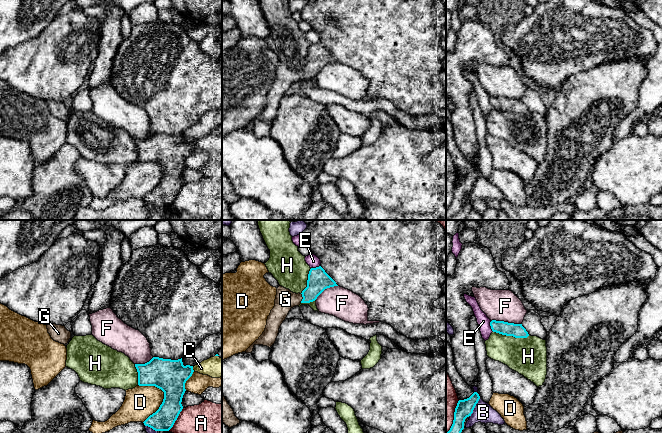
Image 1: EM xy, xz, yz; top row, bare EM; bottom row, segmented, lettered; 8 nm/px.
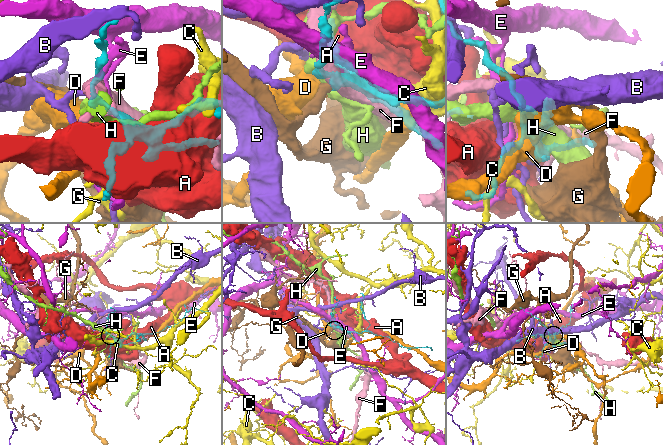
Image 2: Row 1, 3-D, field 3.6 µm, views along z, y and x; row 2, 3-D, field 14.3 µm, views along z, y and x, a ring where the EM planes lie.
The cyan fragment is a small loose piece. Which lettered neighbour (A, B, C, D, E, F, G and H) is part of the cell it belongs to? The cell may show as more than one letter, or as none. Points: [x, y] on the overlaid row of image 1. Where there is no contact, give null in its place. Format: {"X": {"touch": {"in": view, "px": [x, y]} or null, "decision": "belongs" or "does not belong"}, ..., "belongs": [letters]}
{"A": {"touch": {"in": "xy", "px": [176, 419]}, "decision": "does not belong"}, "B": {"touch": {"in": "yz", "px": [474, 407]}, "decision": "does not belong"}, "C": {"touch": {"in": "xy", "px": [192, 369]}, "decision": "does not belong"}, "D": {"touch": {"in": "xy", "px": [161, 404]}, "decision": "does not belong"}, "E": {"touch": {"in": "yz", "px": [490, 325]}, "decision": "does not belong"}, "F": {"touch": {"in": "yz", "px": [506, 322]}, "decision": "does not belong"}, "G": {"touch": {"in": "xz", "px": [303, 298]}, "decision": "belongs"}, "H": {"touch": {"in": "yz", "px": [511, 335]}, "decision": "does not belong"}, "belongs": ["G"]}

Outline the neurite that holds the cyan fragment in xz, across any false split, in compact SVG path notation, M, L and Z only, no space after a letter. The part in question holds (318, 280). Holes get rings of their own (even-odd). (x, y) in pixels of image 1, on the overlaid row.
M319 266L311 268L308 274L307 287L302 293L293 293L282 286L277 288L275 306L267 319L263 334L245 352L252 353L255 345L271 347L278 336L279 328L286 319L289 311L301 303L310 303L327 288L338 286L336 282Z

